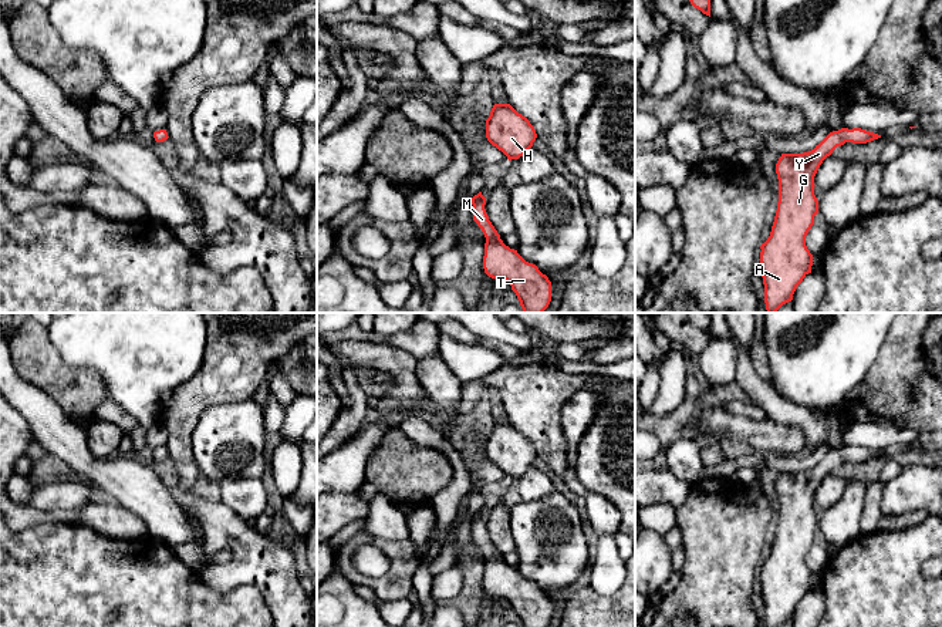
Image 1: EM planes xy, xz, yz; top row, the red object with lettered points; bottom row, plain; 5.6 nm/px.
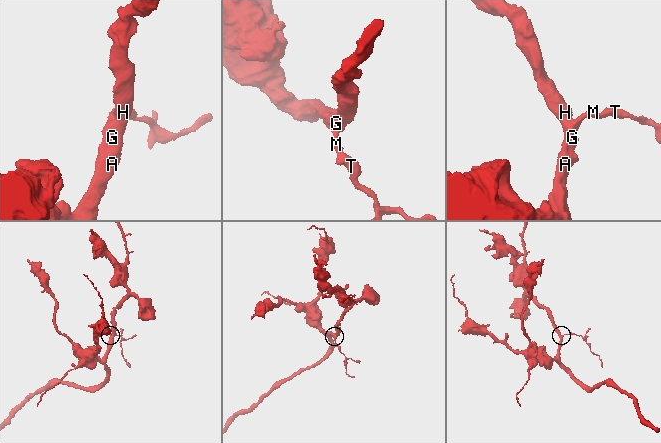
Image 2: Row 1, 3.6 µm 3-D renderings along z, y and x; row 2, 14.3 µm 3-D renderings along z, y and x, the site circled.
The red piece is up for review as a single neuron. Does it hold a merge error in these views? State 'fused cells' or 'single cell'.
single cell

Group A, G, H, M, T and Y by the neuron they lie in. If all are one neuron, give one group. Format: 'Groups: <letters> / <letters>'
Groups: A G H M T Y

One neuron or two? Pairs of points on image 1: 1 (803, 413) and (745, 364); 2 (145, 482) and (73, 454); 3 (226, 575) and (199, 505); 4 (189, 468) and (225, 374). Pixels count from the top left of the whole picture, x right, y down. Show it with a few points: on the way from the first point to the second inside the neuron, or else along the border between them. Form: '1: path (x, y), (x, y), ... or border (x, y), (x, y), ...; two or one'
1: path (786, 413), (779, 410), (750, 381); one
2: path (127, 481), (91, 468); one
3: path (235, 558), (235, 542), (216, 522); one
4: path (182, 445), (182, 417), (202, 397); one

